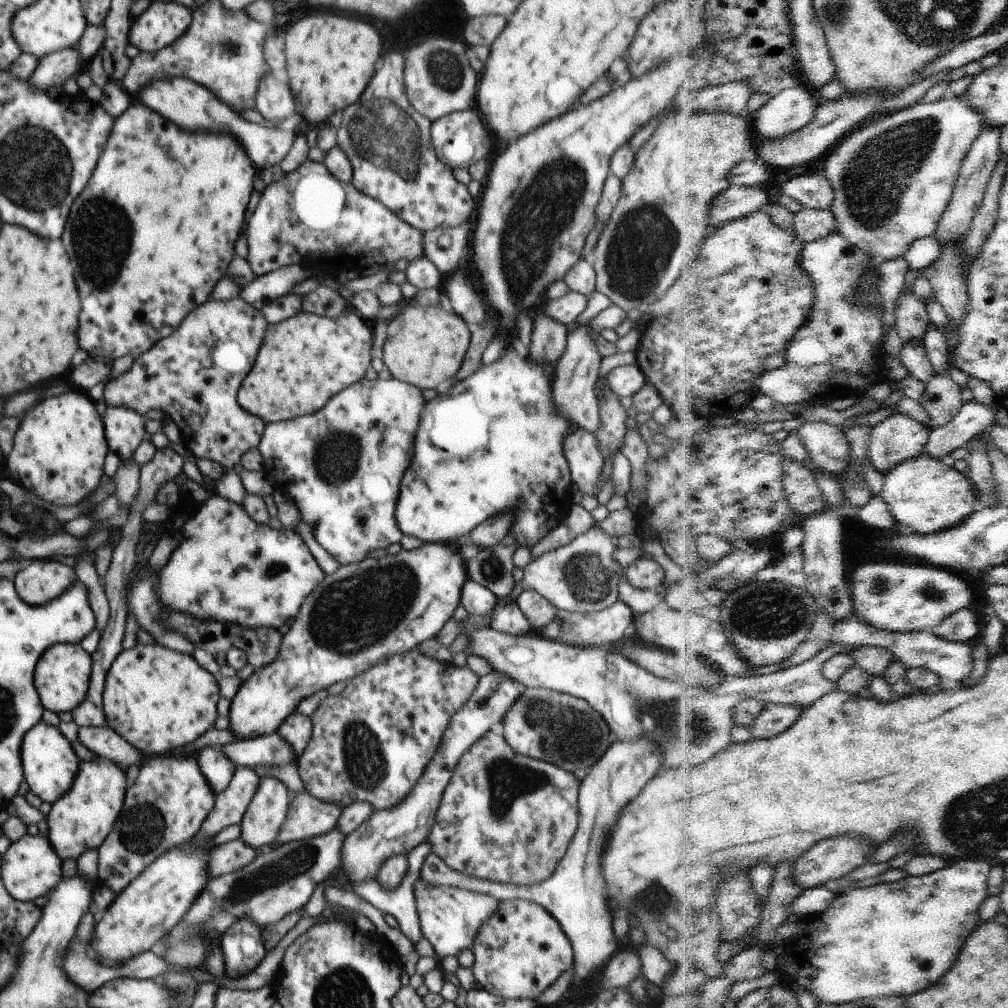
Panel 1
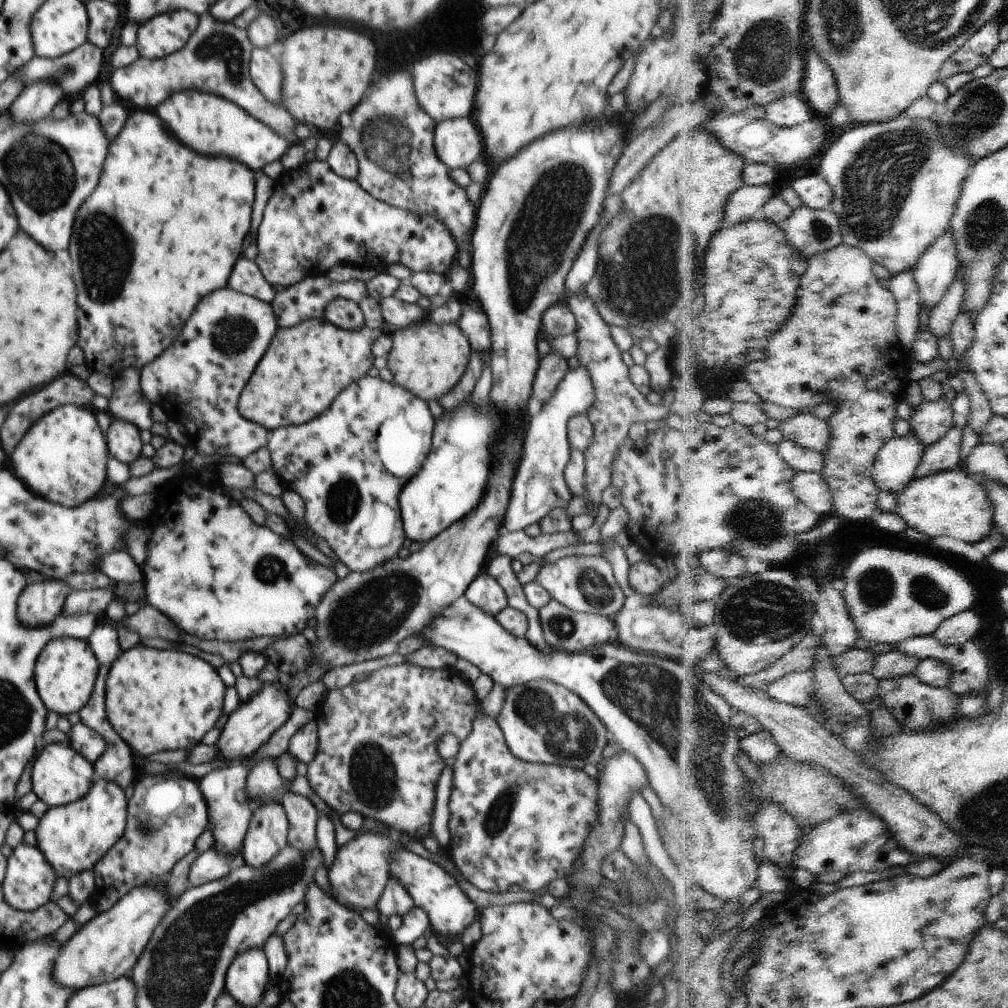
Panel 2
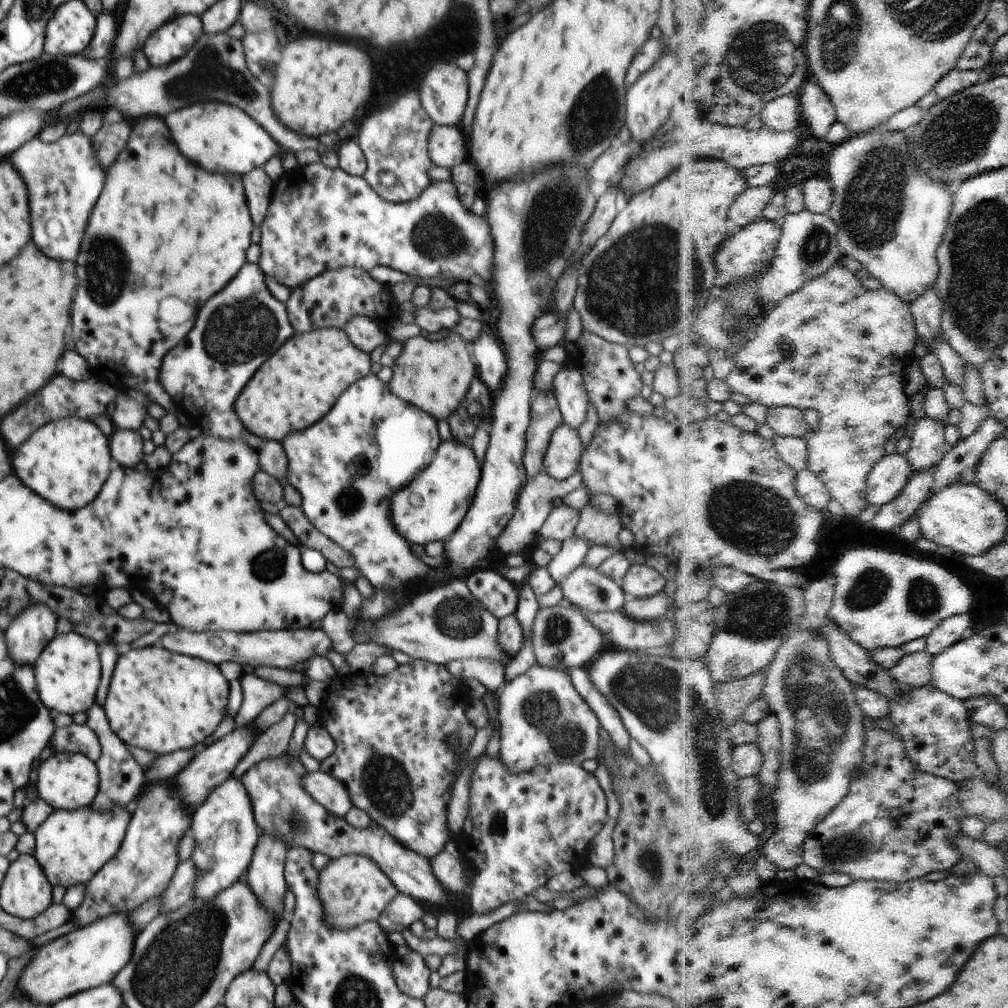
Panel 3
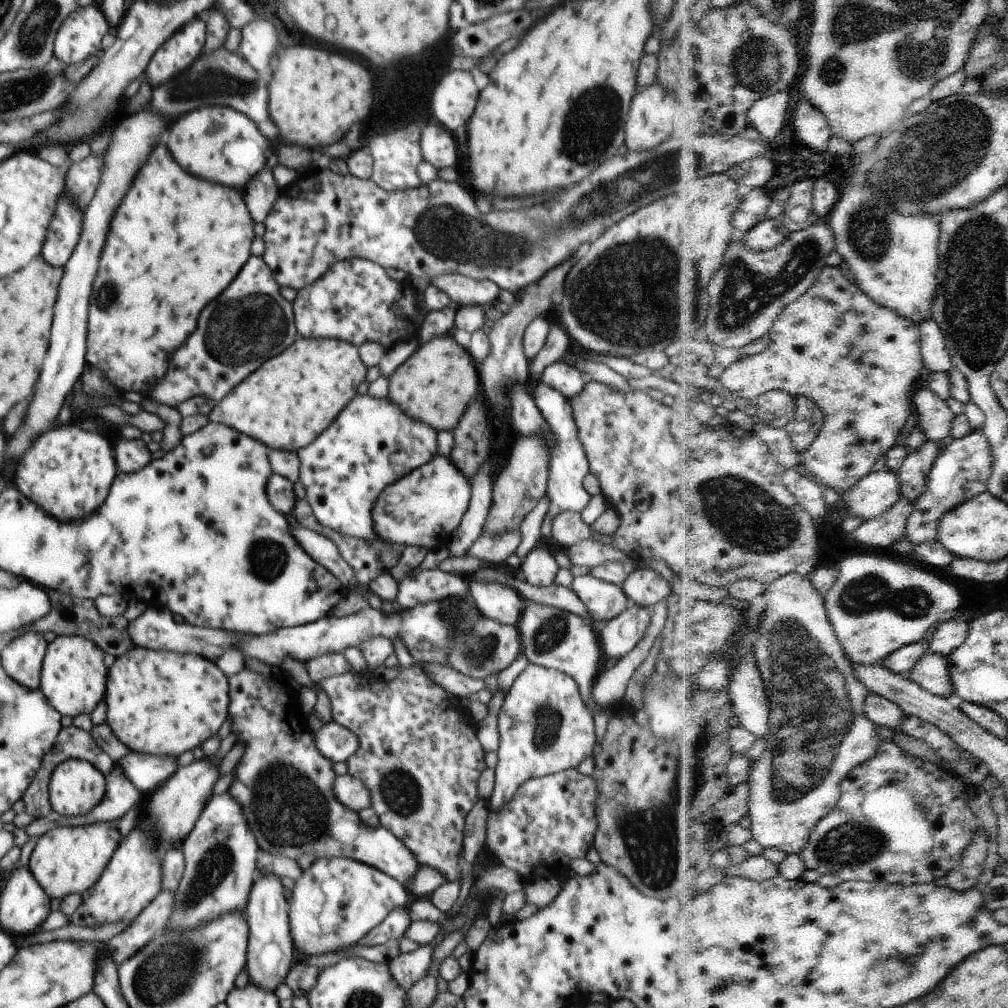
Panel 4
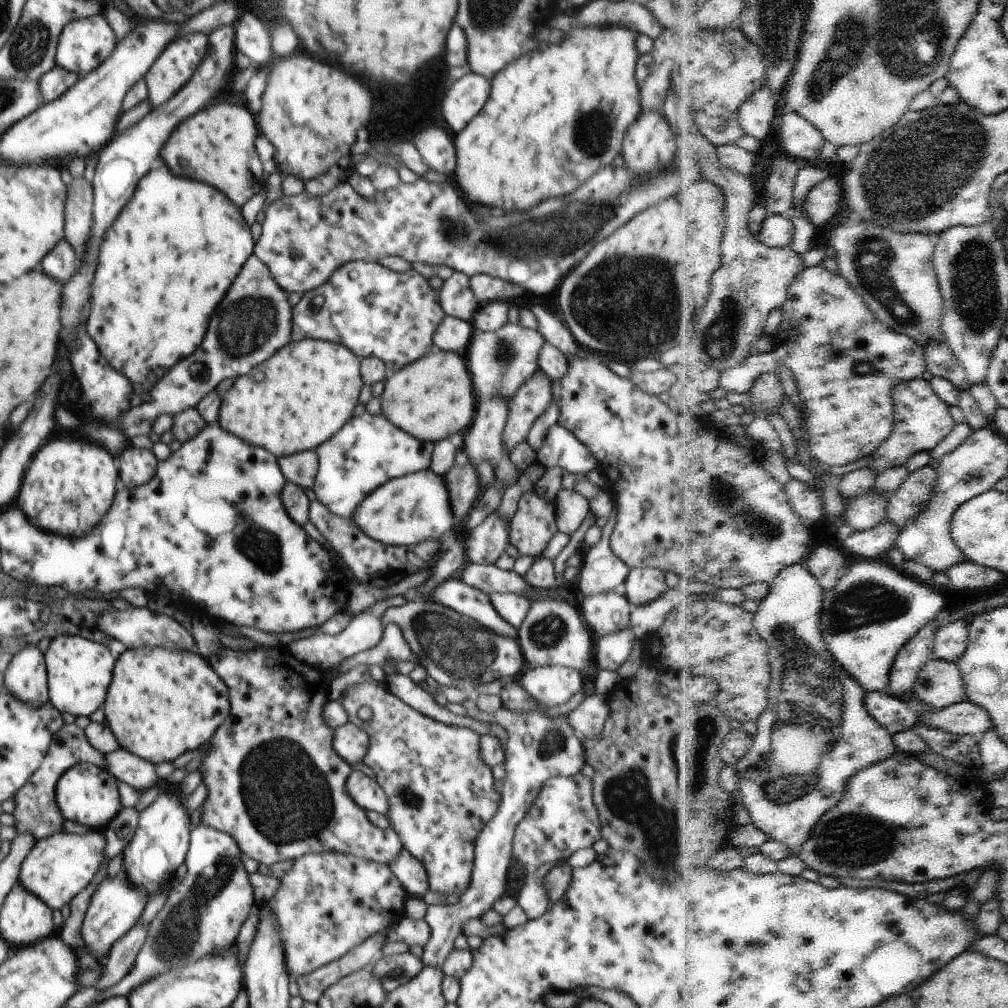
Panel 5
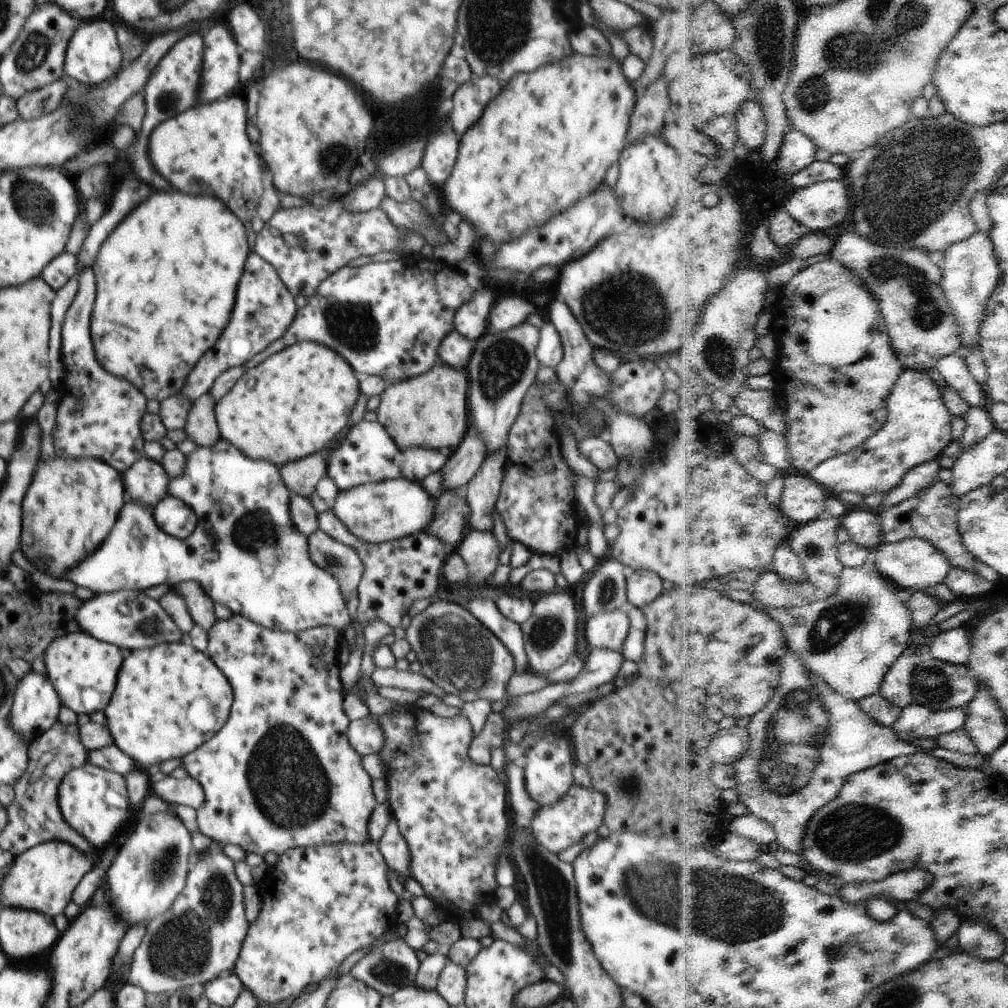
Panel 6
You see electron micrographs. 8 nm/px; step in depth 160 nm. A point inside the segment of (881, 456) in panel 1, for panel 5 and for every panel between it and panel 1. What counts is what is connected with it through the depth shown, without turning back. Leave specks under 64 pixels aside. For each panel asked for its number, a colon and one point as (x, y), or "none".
2: (897, 464)
3: (893, 473)
4: (876, 494)
5: (865, 512)

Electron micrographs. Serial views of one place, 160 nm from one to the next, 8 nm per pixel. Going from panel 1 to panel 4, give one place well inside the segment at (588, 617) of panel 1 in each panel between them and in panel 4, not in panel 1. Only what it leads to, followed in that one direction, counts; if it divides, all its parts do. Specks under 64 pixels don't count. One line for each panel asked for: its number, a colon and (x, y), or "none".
2: (572, 632)
3: (562, 636)
4: (550, 637)

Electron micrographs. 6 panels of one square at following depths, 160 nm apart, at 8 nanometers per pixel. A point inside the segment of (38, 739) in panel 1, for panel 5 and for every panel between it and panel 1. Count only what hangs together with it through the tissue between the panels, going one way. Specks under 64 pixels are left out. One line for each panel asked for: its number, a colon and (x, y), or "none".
2: (60, 775)
3: (70, 781)
4: (76, 787)
5: (86, 794)

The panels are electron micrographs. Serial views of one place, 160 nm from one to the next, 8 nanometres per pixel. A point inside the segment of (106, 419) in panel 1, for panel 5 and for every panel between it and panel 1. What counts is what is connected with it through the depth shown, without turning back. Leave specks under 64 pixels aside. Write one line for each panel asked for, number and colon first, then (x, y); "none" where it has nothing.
2: (123, 437)
3: (126, 445)
4: (130, 455)
5: (136, 466)

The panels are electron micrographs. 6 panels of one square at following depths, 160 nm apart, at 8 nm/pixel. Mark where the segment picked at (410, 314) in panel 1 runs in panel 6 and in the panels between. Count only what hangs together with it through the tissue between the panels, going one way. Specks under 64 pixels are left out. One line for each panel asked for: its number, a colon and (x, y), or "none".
2: (427, 360)
3: (434, 375)
4: (434, 385)
5: (432, 398)
6: (429, 411)

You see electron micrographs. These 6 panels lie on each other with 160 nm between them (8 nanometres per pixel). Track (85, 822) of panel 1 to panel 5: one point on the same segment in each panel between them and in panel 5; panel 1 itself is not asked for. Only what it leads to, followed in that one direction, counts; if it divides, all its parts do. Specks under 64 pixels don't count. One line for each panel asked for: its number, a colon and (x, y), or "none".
2: (74, 837)
3: (71, 847)
4: (66, 860)
5: (58, 867)

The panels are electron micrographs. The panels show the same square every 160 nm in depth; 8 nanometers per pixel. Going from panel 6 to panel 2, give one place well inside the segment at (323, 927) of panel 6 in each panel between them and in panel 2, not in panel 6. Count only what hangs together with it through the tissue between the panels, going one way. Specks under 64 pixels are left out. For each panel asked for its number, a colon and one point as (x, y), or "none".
2: (361, 866)
3: (353, 890)
4: (336, 901)
5: (328, 903)

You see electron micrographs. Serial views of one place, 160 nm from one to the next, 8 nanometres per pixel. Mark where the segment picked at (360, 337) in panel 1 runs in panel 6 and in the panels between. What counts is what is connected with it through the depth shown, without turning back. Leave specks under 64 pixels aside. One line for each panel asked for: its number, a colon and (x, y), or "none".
2: (305, 368)
3: (299, 384)
4: (291, 399)
5: (298, 399)
6: (293, 404)

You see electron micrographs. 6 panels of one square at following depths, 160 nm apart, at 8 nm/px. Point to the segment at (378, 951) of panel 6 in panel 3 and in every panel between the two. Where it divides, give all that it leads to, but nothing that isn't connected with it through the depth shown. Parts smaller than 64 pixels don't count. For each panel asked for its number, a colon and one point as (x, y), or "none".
3: (412, 975)
4: (406, 969)
5: (393, 970)

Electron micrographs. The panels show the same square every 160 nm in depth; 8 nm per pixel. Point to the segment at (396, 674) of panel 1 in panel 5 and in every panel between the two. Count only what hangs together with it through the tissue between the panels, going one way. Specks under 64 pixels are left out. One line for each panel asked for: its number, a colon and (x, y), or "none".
2: (377, 755)
3: (390, 731)
4: (418, 753)
5: (441, 795)

